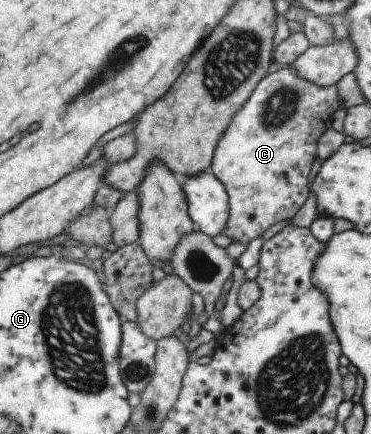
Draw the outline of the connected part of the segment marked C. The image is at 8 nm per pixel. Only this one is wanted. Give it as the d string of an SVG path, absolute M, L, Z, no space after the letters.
M292 67L284 68L278 72L269 74L258 88L255 90L255 93L250 100L241 108L241 111L238 111L238 114L234 116L233 123L228 127L228 130L224 133L222 140L220 141L219 147L217 148L217 153L215 154L215 159L213 160L213 165L211 170L214 171L214 174L217 174L219 179L222 179L222 182L225 183L226 188L229 190L231 196L231 217L229 220L229 230L224 231L223 234L229 236L234 240L234 242L245 242L250 244L252 240L256 240L258 236L262 236L266 230L270 230L274 224L278 222L284 222L284 220L294 220L298 216L298 212L302 210L302 206L310 200L310 177L313 172L313 160L314 154L316 154L316 144L320 140L322 134L334 114L334 110L339 108L340 100L338 100L338 94L336 94L336 85L329 87L319 87L313 84L310 84L310 81L303 79L296 72L296 69Z

